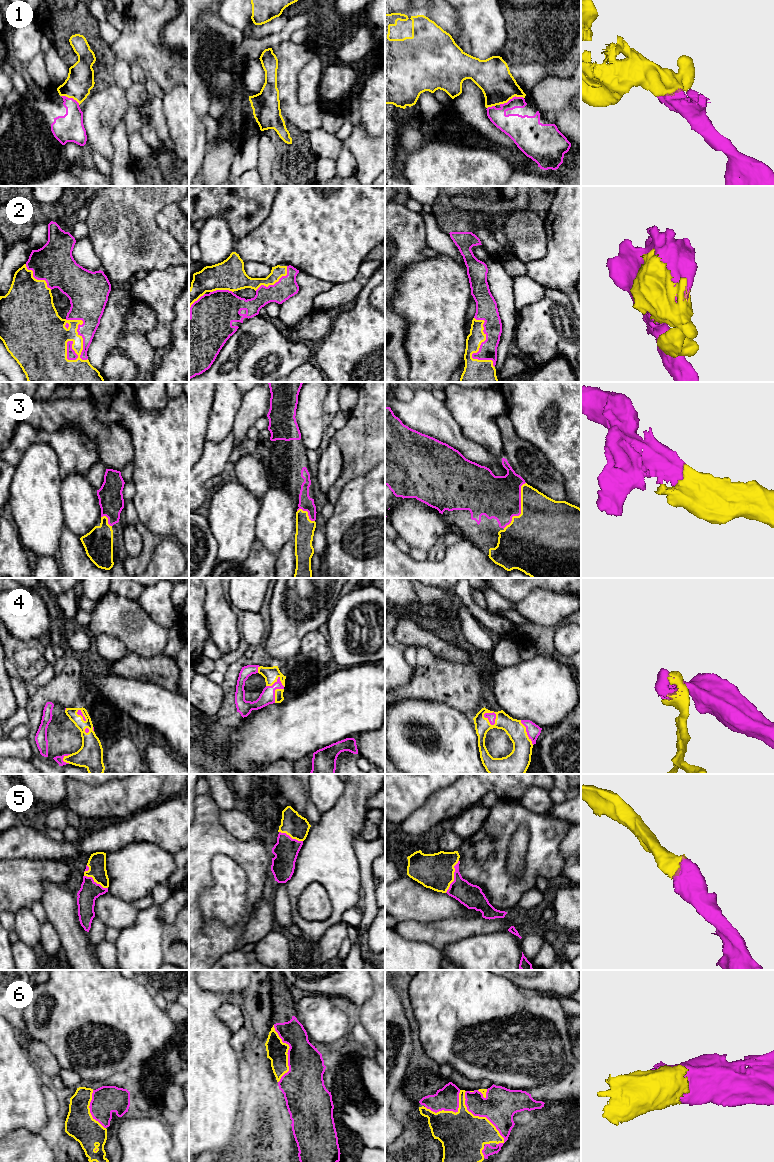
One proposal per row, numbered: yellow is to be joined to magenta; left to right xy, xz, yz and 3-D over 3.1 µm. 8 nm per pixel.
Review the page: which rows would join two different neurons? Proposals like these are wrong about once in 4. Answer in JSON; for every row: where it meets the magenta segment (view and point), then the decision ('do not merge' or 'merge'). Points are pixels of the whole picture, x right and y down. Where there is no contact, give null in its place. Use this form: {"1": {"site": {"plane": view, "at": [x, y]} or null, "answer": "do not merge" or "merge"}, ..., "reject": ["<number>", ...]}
{"1": {"site": {"plane": "yz", "at": [512, 98]}, "answer": "merge"}, "2": {"site": {"plane": "xy", "at": [78, 333]}, "answer": "merge"}, "3": {"site": {"plane": "yz", "at": [520, 508]}, "answer": "merge"}, "4": {"site": {"plane": "yz", "at": [488, 719]}, "answer": "merge"}, "5": {"site": {"plane": "yz", "at": [454, 876]}, "answer": "merge"}, "6": {"site": {"plane": "yz", "at": [480, 1116]}, "answer": "merge"}, "reject": []}

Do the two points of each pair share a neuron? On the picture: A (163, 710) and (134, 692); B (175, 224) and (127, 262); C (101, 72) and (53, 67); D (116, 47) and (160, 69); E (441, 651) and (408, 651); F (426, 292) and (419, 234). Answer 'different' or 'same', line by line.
A: same
B: different
C: different
D: same
E: different
F: different

